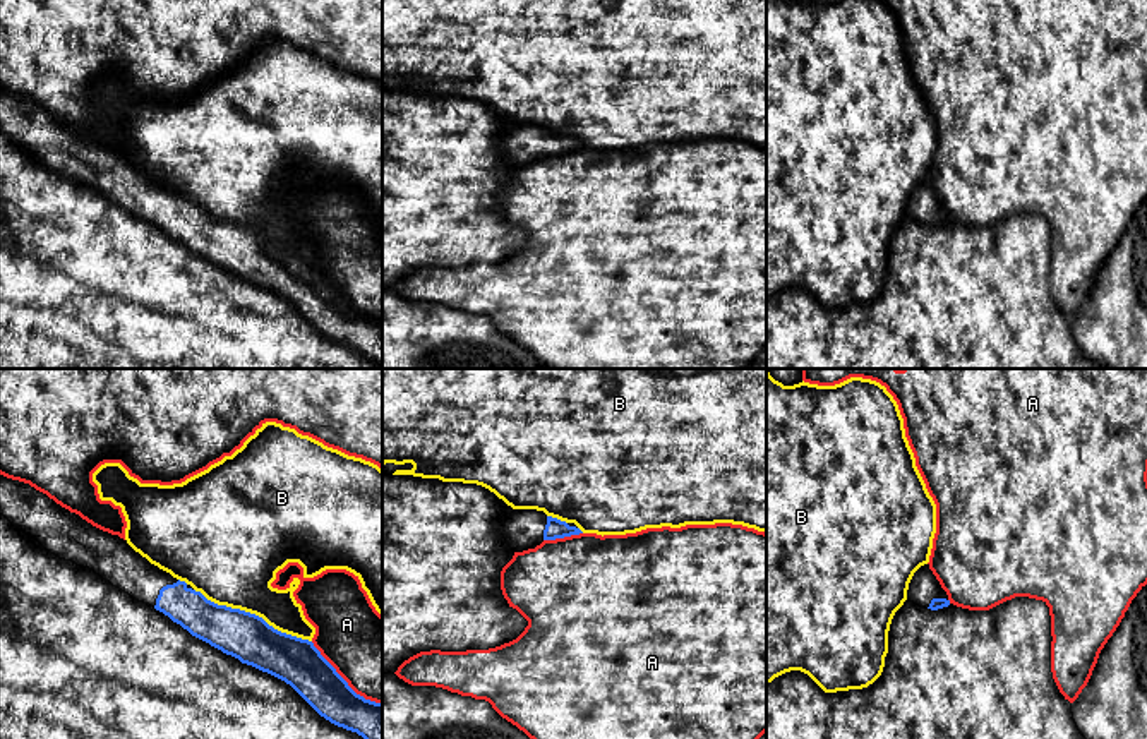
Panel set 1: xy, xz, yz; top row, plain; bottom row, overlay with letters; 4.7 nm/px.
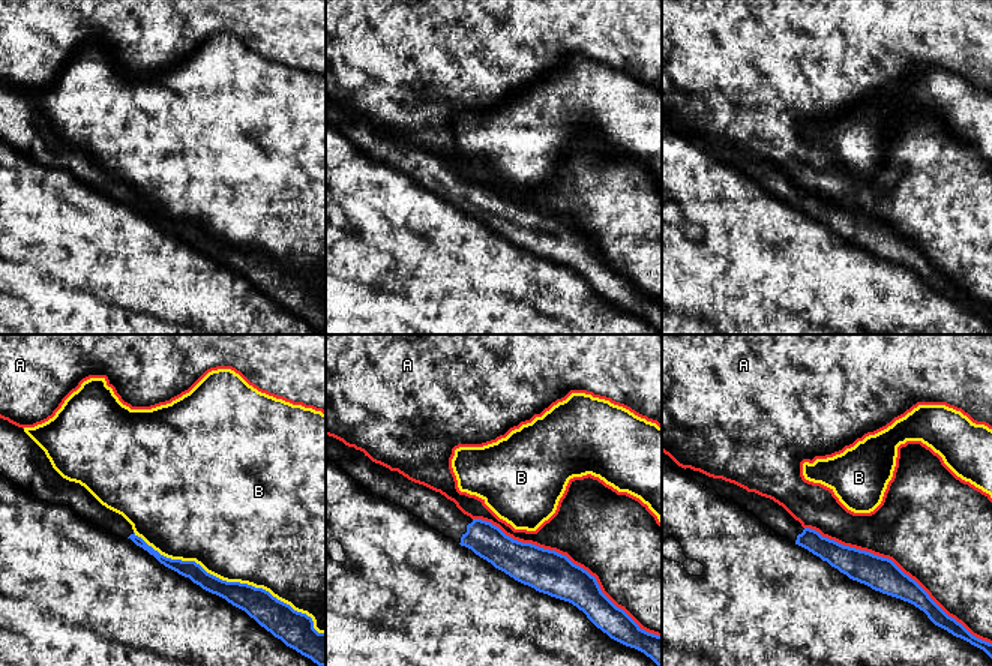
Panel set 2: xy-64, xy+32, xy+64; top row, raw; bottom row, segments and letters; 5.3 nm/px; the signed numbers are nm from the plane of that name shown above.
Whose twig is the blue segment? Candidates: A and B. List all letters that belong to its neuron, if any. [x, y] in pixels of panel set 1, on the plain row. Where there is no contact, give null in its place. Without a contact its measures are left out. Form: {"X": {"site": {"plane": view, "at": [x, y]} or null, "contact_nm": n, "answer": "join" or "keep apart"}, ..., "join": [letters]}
{"A": {"site": {"plane": "xy", "at": [343, 295]}, "contact_nm": 440, "answer": "keep apart"}, "B": {"site": {"plane": "xy", "at": [252, 230]}, "contact_nm": 600, "answer": "keep apart"}, "join": []}

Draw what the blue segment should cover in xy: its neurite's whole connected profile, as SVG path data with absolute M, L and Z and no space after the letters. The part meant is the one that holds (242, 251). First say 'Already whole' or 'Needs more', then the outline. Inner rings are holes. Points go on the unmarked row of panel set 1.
Needs more. M0 91L0 130L60 175L93 185L192 252L290 300L321 333L382 367L382 319L357 310L312 257L218 221L29 99Z

